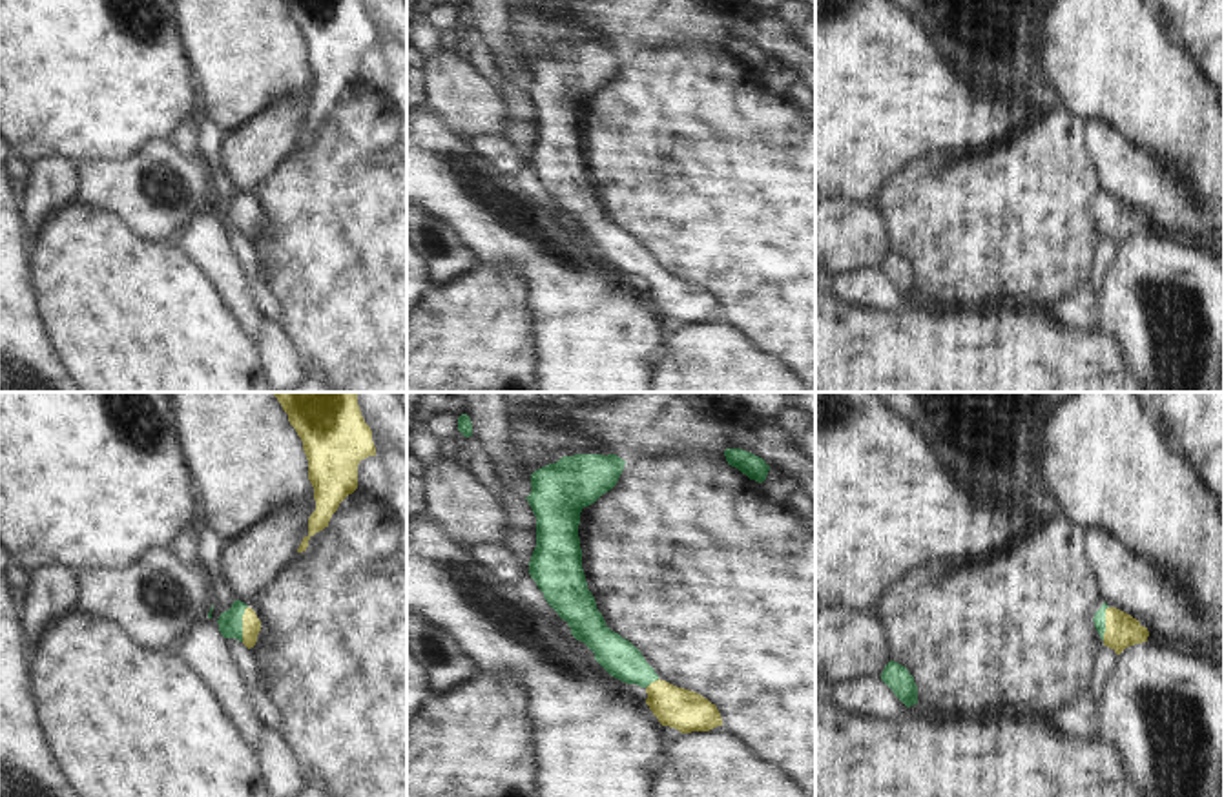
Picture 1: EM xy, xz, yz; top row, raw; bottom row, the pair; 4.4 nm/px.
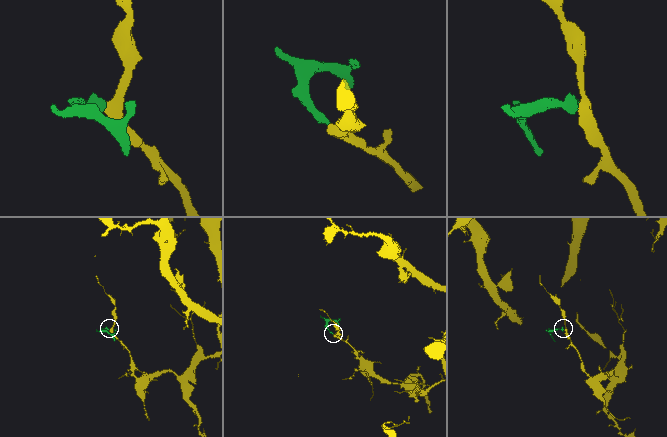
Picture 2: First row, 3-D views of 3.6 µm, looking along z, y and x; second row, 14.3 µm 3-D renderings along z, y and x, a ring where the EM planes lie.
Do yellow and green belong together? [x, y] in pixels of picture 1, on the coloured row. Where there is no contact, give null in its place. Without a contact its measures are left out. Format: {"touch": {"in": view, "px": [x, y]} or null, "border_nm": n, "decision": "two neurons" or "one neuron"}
{"touch": {"in": "xy", "px": [243, 624]}, "border_nm": 160, "decision": "one neuron"}

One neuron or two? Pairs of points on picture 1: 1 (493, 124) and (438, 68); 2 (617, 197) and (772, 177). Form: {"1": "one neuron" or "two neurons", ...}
{"1": "one neuron", "2": "one neuron"}

